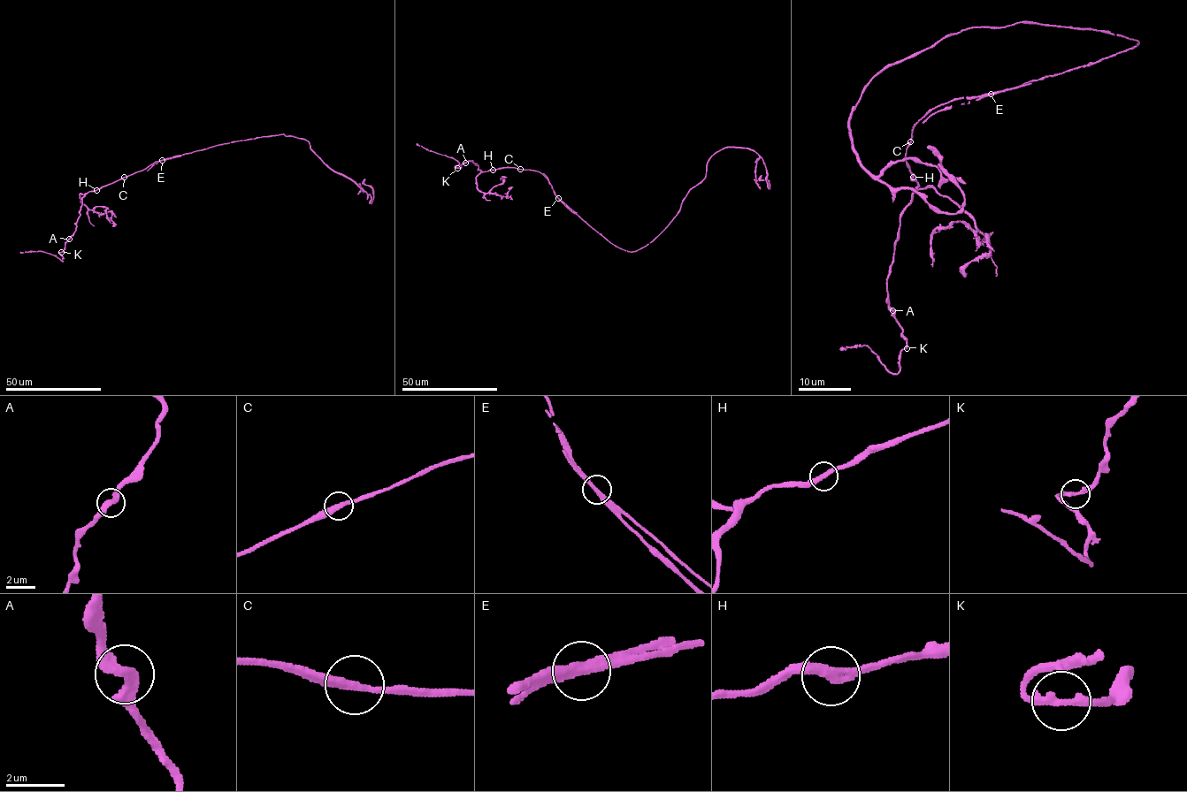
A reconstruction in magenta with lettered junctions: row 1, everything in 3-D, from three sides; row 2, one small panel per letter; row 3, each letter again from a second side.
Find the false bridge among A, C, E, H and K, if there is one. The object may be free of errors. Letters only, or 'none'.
E

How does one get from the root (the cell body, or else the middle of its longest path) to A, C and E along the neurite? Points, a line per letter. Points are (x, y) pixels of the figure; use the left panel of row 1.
A: (210, 147), (156, 161), (141, 171), (88, 192), (82, 198), (75, 231), (69, 239)
C: (210, 147), (156, 161), (124, 177)
E: (210, 147), (162, 160)

